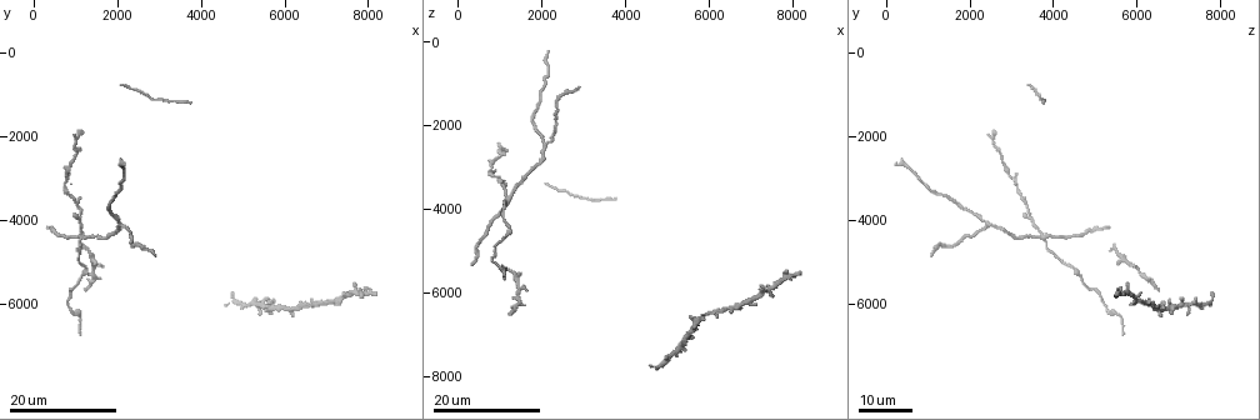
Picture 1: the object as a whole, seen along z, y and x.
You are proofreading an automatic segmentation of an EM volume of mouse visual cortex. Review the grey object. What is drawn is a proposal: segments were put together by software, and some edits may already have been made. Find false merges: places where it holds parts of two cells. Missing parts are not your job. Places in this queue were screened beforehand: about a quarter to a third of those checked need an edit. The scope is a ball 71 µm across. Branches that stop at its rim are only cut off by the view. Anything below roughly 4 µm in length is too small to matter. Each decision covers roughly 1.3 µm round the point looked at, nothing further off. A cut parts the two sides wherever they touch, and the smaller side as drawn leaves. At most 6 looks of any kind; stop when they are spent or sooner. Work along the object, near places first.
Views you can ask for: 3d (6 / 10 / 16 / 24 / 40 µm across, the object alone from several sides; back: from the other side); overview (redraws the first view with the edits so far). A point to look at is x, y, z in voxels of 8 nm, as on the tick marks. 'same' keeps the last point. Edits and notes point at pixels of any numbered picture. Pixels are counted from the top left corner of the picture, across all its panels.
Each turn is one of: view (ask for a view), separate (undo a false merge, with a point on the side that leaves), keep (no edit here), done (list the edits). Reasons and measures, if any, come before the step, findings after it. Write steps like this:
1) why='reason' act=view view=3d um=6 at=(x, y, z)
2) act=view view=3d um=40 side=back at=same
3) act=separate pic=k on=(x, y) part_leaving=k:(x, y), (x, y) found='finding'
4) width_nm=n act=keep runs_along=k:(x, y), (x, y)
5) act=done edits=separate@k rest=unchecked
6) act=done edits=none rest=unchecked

why='calibre changes' act=view view=3d um=24 at=(1100, 3600, 3350)

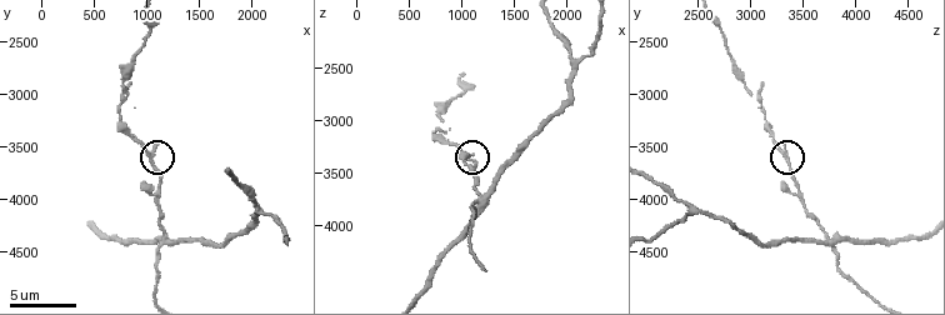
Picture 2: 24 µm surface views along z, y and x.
act=view view=3d um=6 at=(1060, 3700, 3380)

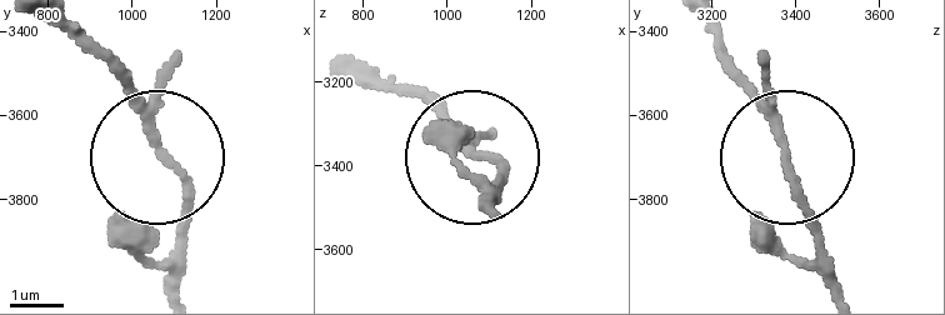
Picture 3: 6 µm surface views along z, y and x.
act=separate pic=3 on=(90, 50) part_leaving=3:(140, 103), (73, 26) found='two cells meet here'

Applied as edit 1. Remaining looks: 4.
why='a fork' act=view view=3d um=10 at=(2120, 4140, 2440)

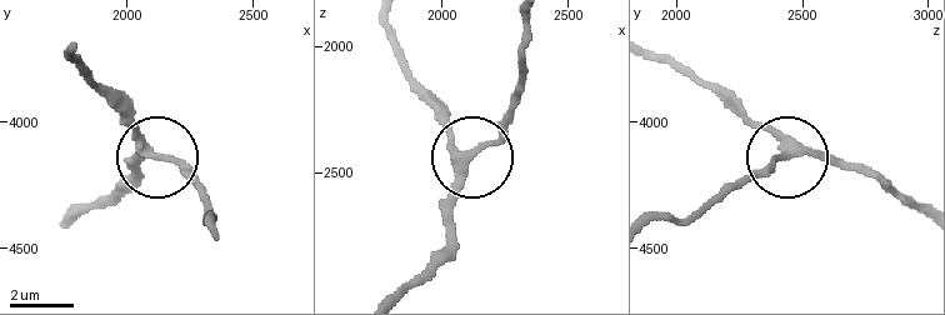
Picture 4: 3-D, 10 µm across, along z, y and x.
arms=3 act=keep runs_along=4:(74, 224), (146, 154), (184, 166), (208, 199) found='continuous, no second cell'

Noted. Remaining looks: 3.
why='four-way junction' act=view view=3d um=10 at=(1180, 4360, 3740)

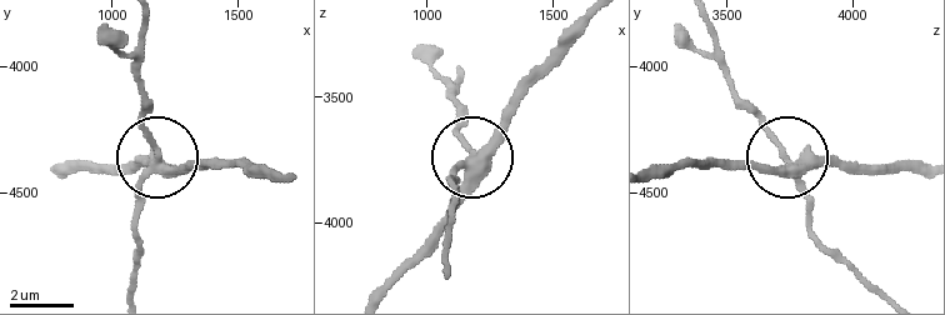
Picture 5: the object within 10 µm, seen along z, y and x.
side_arm_um=39 act=separate pic=5 on=(135, 156) part_leaving=5:(158, 163), (179, 170), (214, 163), (278, 170) found='a second cell is stuck on'

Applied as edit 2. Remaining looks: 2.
act=done edits=separate@3,separate@5 rest=unchecked

